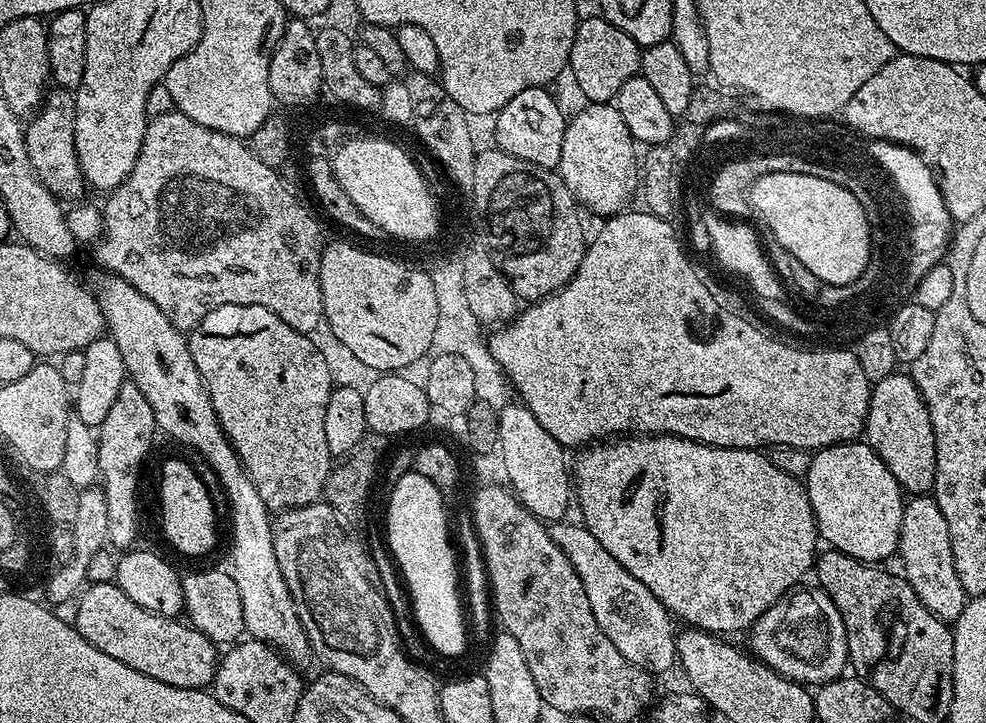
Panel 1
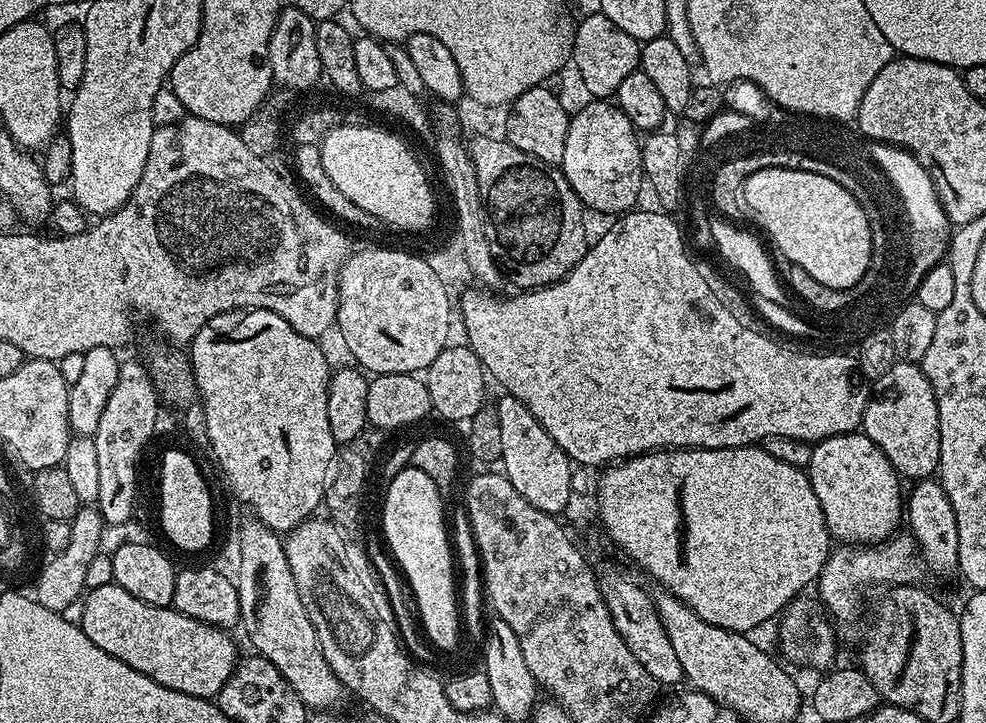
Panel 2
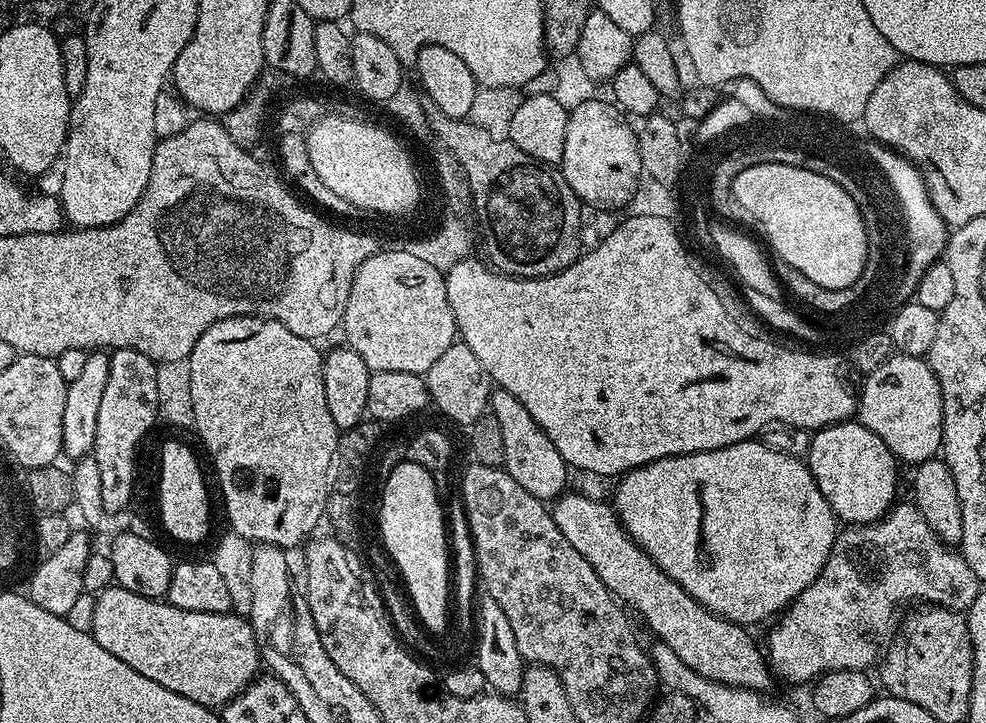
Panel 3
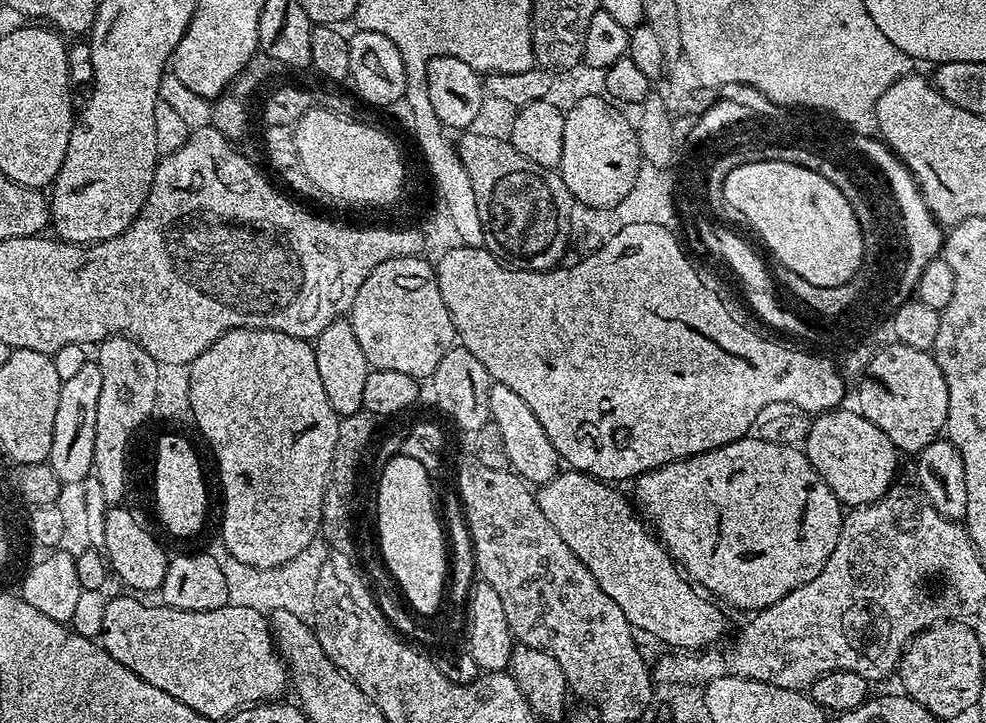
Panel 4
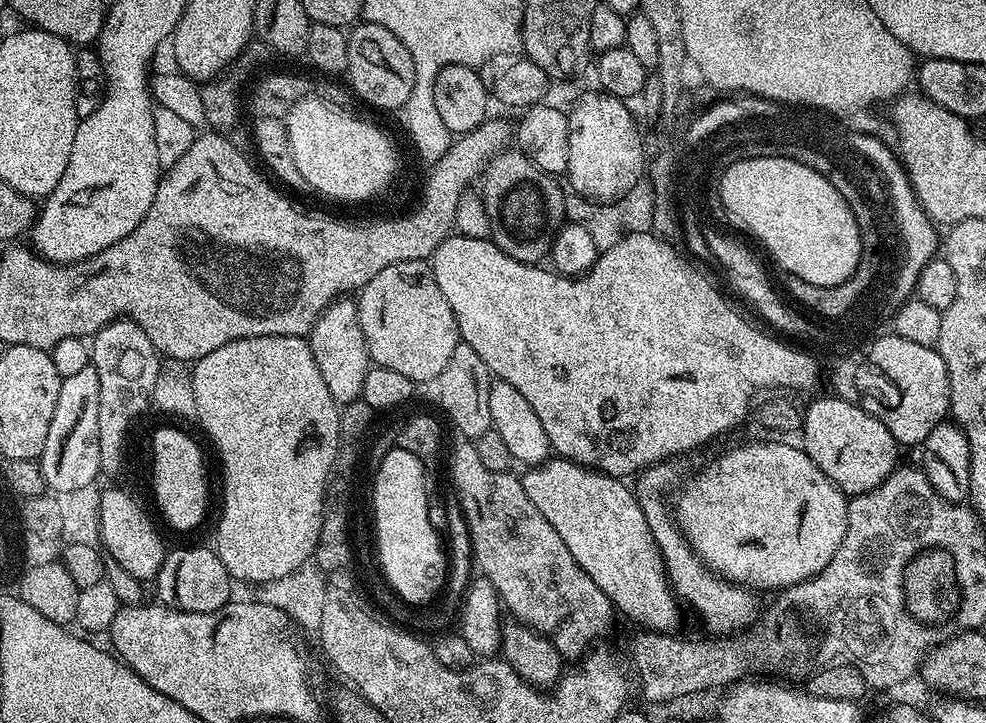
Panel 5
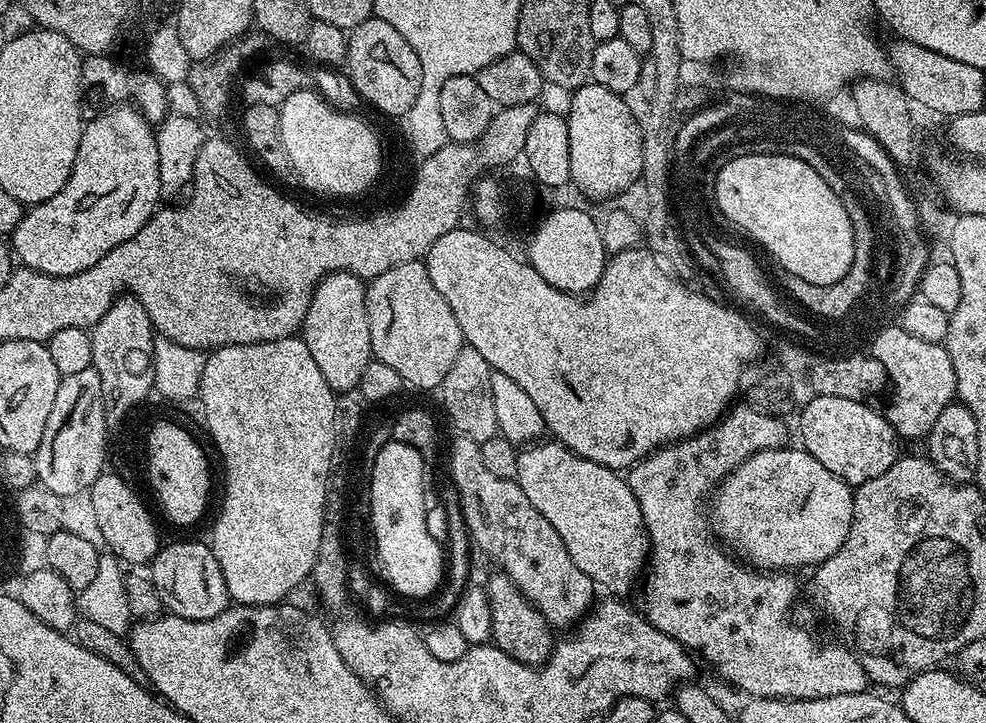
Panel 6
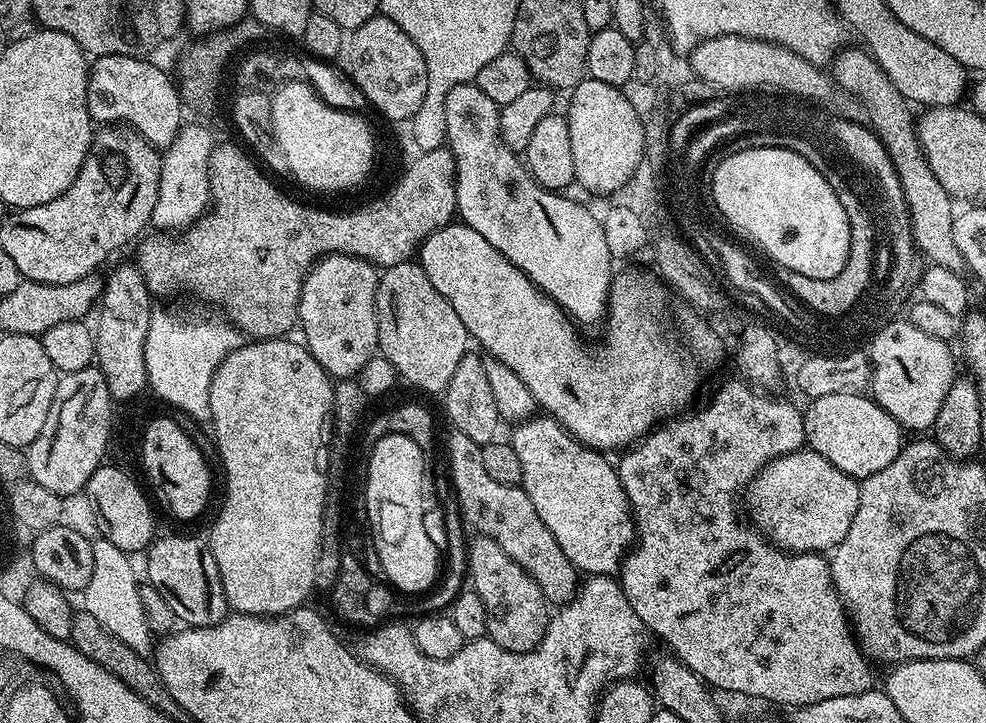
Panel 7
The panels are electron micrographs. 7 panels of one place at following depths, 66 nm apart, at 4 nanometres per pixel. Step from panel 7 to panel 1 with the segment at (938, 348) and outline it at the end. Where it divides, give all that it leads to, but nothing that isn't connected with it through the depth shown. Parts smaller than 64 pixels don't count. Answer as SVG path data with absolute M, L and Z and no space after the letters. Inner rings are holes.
M896 370L892 375L872 384L868 417L864 423L863 439L886 462L890 474L908 494L928 494L936 482L936 443L930 414L920 397L911 375Z

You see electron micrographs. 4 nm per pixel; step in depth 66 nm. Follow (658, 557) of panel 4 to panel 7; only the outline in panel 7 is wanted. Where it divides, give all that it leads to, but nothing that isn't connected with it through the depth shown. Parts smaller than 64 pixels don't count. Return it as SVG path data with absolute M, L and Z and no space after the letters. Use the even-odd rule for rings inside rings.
M536 414L521 420L510 437L514 454L518 454L518 462L522 462L522 478L520 484L524 493L534 502L534 510L538 510L538 518L546 522L550 534L562 546L566 558L581 573L588 576L610 576L619 573L621 563L628 555L638 537L636 520L632 517L632 507L626 498L626 490L620 481L617 465L608 461L609 457L594 448L588 448L575 440L566 430L547 414Z

